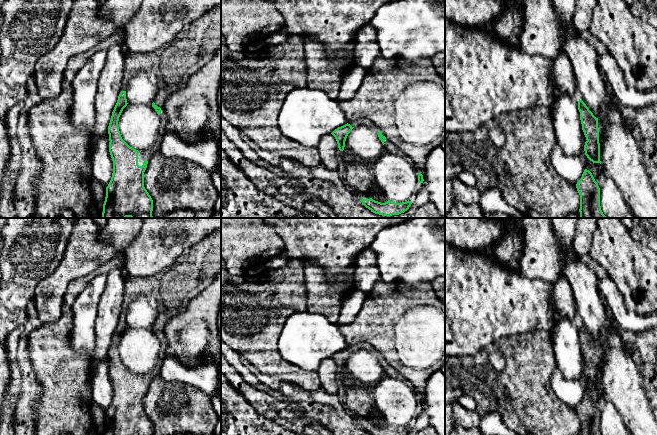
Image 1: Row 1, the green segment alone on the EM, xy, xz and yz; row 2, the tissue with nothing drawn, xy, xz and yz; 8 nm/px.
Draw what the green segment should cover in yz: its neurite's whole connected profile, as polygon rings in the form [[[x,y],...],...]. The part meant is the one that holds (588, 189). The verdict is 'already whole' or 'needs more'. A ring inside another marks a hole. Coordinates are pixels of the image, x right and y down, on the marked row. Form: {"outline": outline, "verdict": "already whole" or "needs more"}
{"outline": [[[584,170],[576,188],[580,195],[580,218],[607,218],[600,206],[600,188],[589,170]]], "verdict": "already whole"}

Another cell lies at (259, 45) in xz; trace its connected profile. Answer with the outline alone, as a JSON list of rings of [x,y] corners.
[[[258,40],[250,44],[246,50],[252,53],[256,53],[265,49],[266,46],[267,46],[266,40]]]

